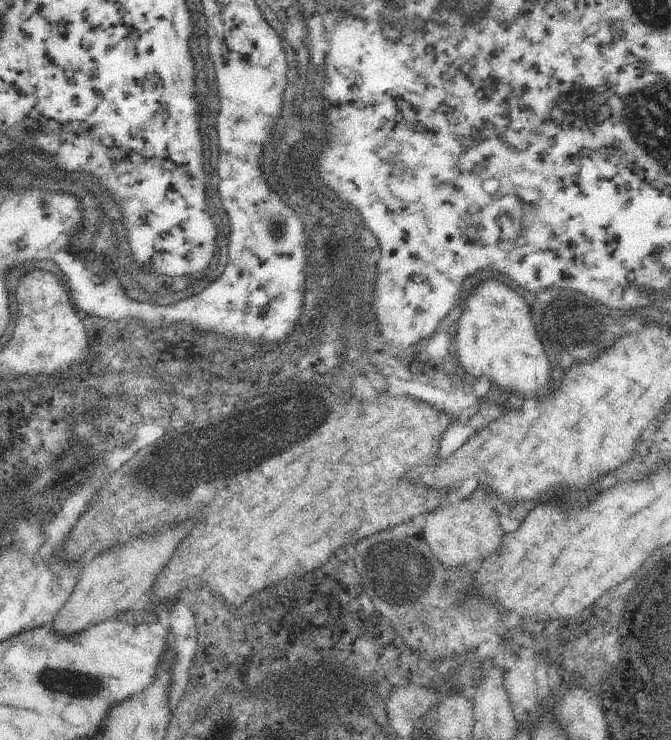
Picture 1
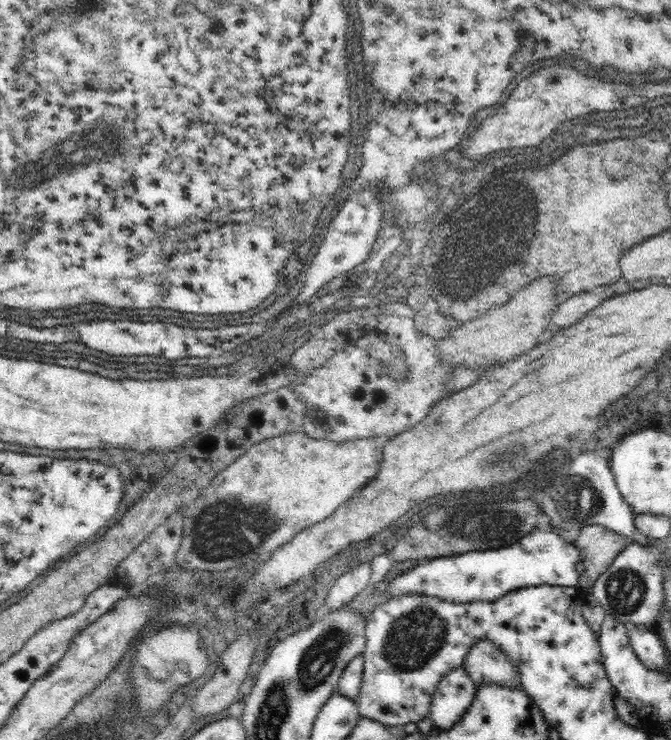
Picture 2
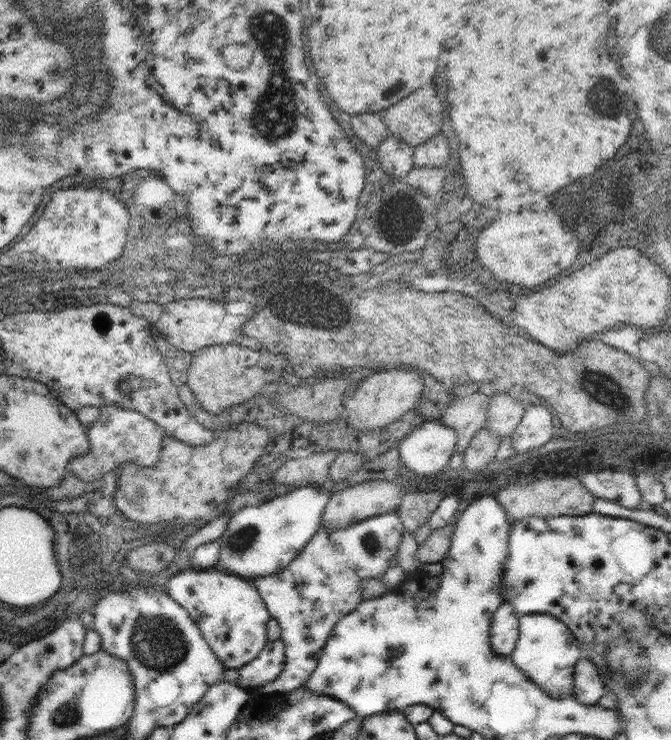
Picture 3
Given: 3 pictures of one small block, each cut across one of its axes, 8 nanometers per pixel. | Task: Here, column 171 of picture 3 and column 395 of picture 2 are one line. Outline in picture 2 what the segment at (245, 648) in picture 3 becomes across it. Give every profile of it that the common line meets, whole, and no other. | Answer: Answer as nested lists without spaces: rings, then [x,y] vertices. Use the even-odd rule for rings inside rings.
[[[536,526],[528,536],[506,544],[506,548],[488,550],[488,552],[466,552],[458,556],[442,556],[428,560],[424,564],[414,566],[412,570],[392,578],[392,584],[386,588],[388,598],[400,598],[406,594],[420,594],[442,598],[454,604],[470,604],[470,602],[496,602],[502,596],[516,592],[520,588],[532,586],[560,586],[560,588],[574,588],[580,582],[576,572],[576,564],[584,564],[584,554],[580,548],[564,540],[548,526]]]

